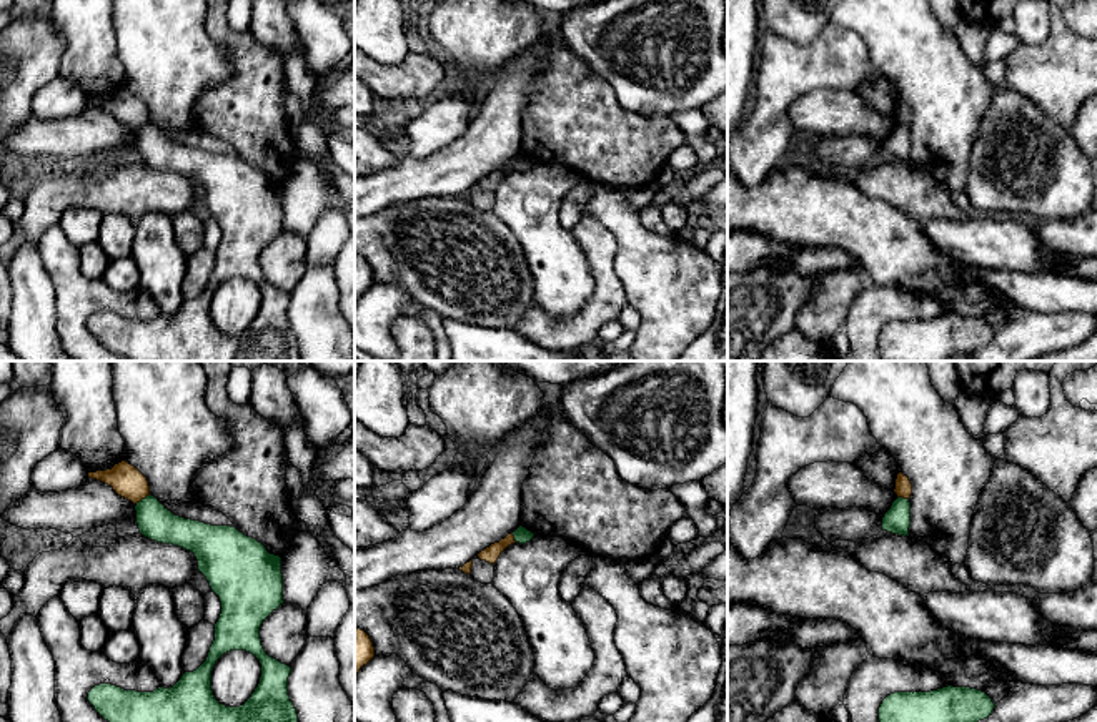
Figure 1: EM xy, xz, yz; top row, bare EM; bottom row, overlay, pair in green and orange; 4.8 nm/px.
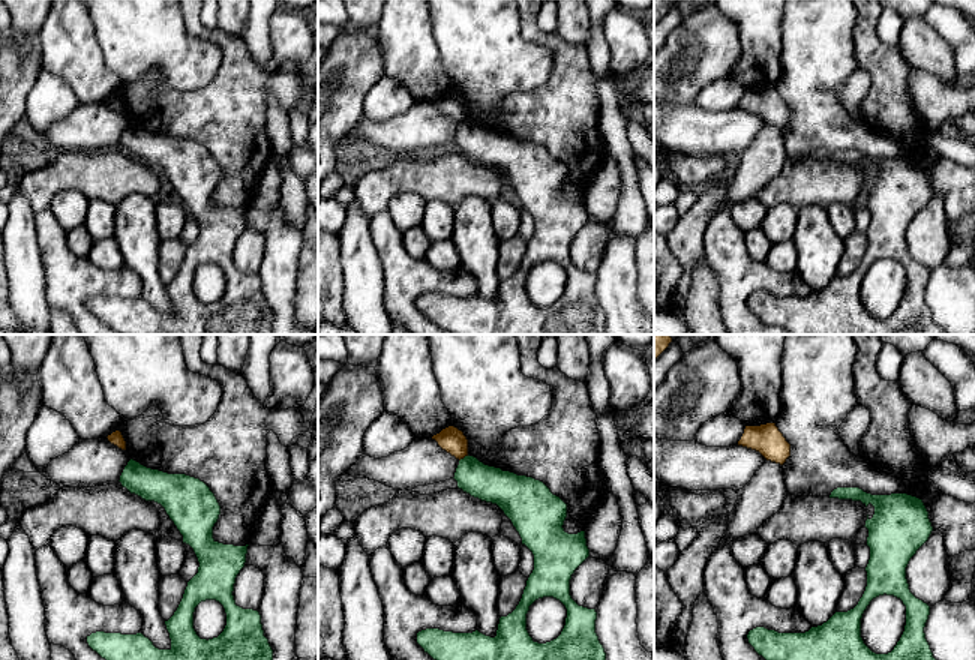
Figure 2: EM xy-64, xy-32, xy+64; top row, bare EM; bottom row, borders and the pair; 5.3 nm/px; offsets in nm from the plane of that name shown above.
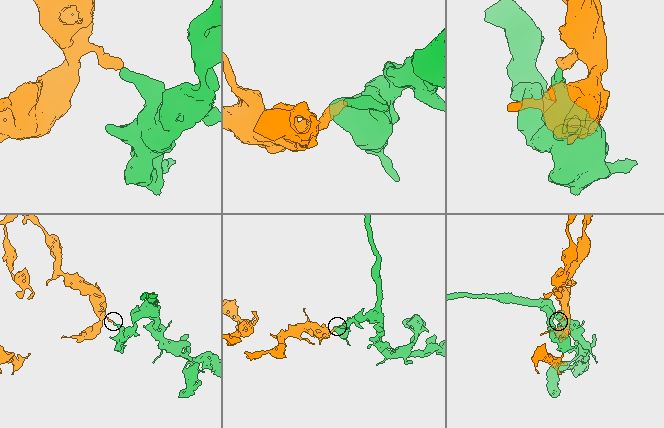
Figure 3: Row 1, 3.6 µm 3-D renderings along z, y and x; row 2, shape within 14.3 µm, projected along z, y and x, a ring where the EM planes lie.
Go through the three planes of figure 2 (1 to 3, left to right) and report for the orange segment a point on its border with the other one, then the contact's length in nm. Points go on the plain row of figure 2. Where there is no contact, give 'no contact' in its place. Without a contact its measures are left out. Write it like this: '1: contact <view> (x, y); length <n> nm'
1: no contact
2: contact xy-32 (465, 120); length 70 nm
3: no contact

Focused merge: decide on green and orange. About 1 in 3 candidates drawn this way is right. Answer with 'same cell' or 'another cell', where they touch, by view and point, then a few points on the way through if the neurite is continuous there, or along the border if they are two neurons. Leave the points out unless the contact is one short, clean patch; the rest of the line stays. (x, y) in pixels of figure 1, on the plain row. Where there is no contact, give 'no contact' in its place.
another cell; contact xy (142, 127); border xy (150, 122), (135, 130)

